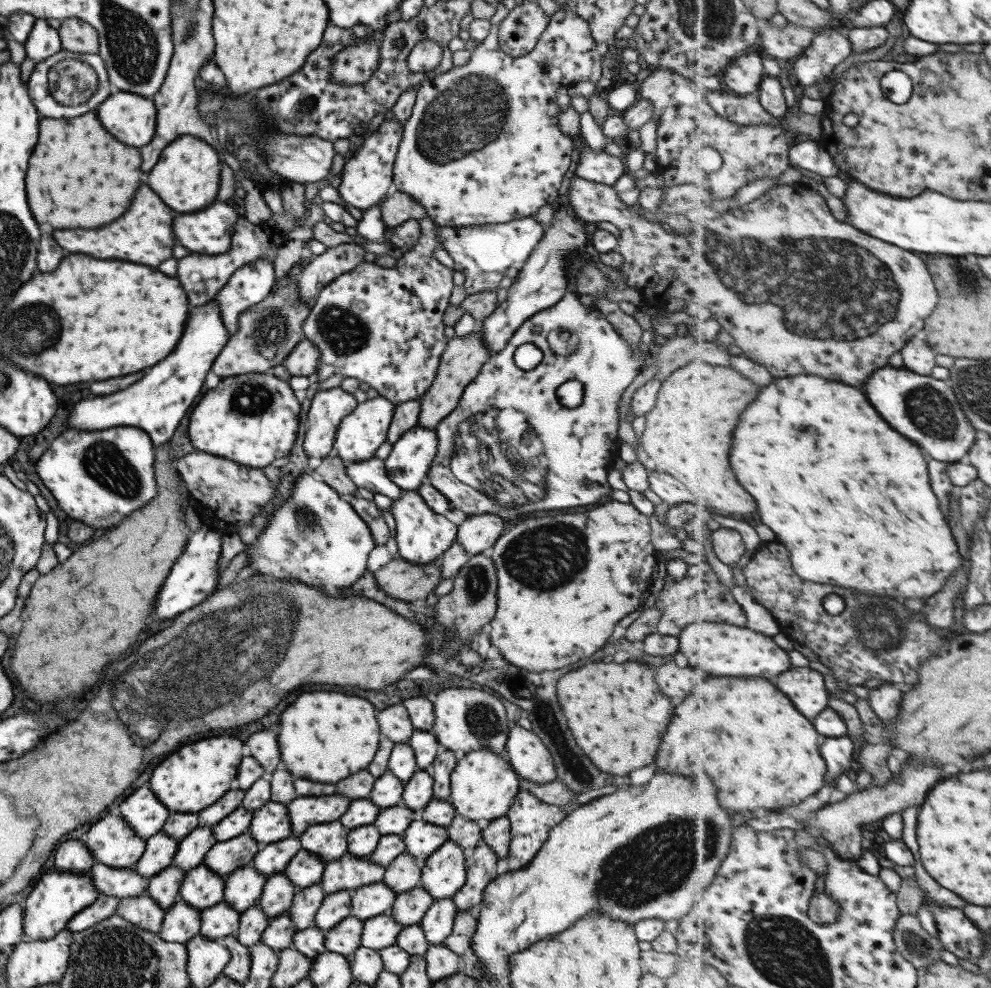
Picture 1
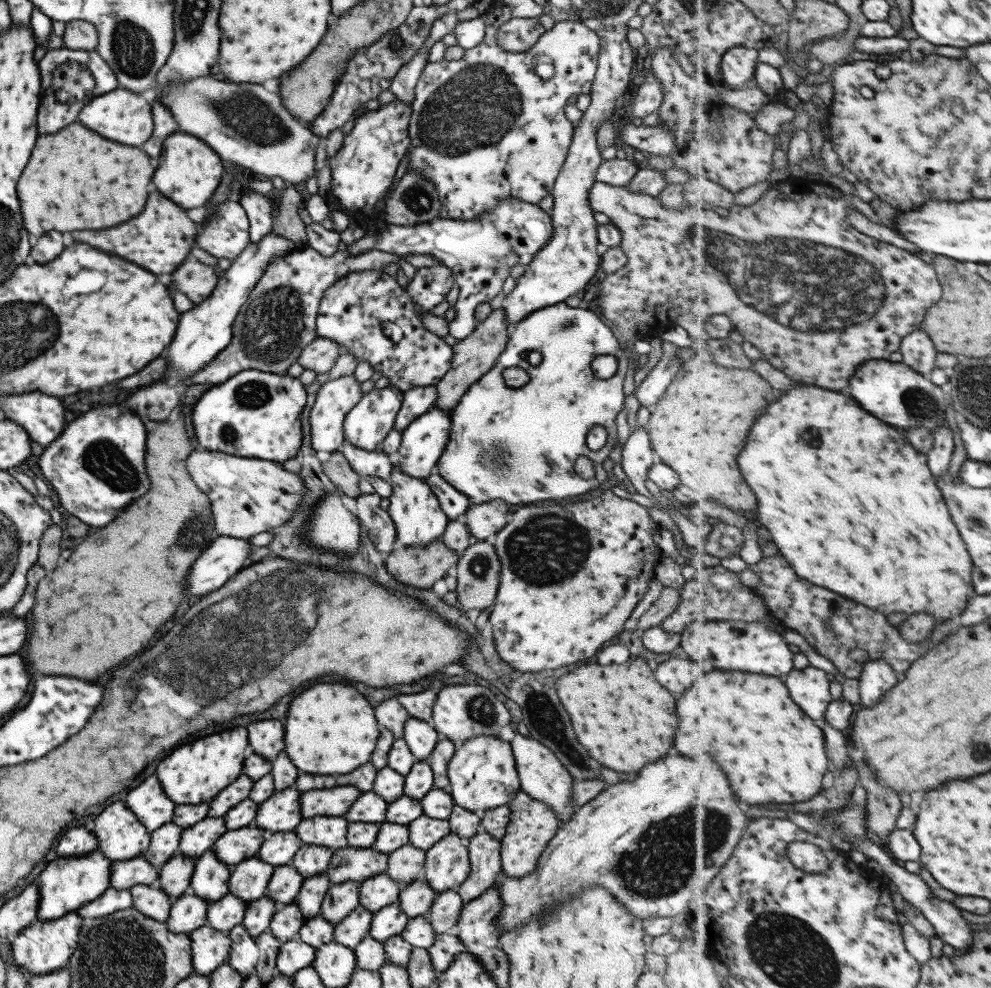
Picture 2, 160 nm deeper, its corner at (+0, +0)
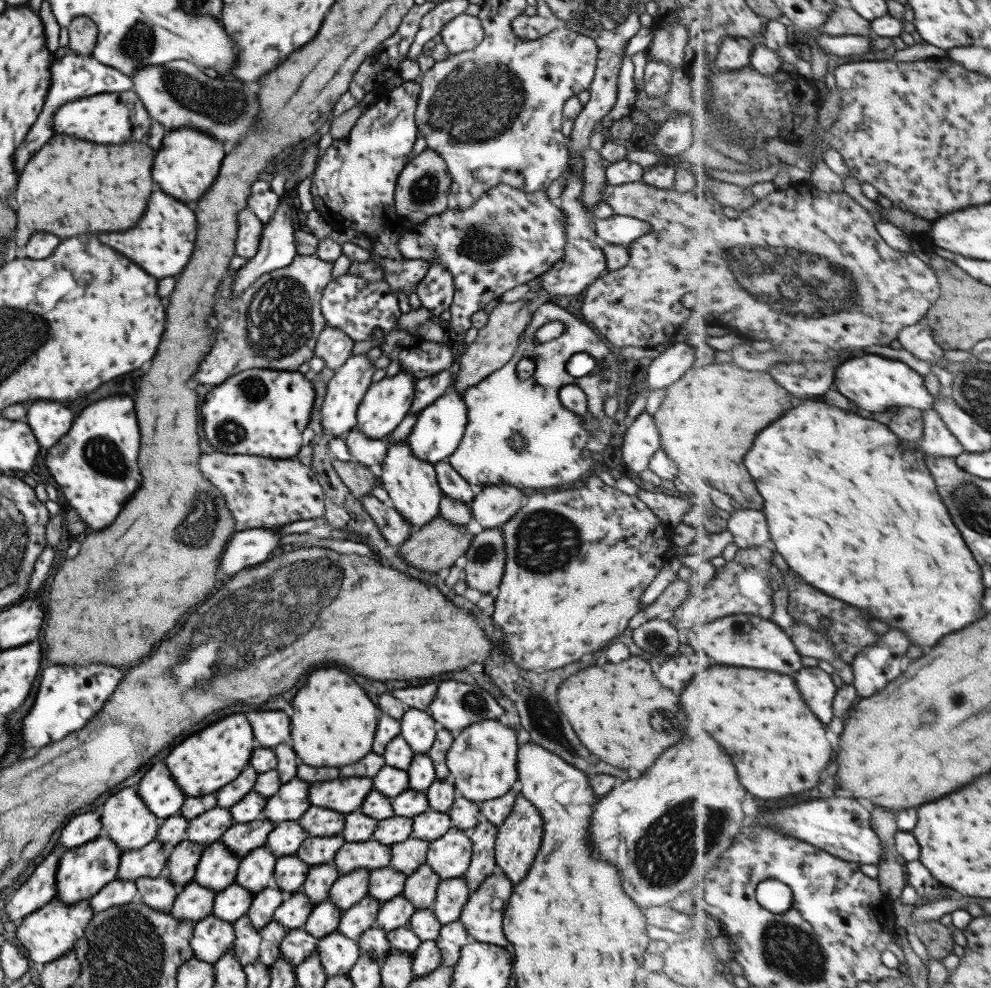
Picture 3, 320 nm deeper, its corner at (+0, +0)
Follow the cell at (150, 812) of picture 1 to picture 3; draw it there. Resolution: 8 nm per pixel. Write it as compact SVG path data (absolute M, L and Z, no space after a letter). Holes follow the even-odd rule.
M163 760L157 761L145 772L136 792L145 808L161 820L176 815L186 798L179 787L175 786Z

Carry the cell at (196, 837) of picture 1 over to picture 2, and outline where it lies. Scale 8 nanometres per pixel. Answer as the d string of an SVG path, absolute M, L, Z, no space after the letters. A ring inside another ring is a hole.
M206 816L197 824L182 830L177 852L195 860L203 852L212 849L215 840L225 832L222 817L209 818Z

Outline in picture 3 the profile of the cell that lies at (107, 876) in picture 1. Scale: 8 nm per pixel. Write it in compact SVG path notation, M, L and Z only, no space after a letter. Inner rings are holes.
M153 839L137 850L122 852L119 858L116 878L135 880L137 877L156 877L166 865L161 844Z

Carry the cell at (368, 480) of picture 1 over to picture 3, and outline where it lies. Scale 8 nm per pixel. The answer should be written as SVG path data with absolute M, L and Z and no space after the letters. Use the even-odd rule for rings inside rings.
M357 428L348 430L346 433L343 436L343 441L347 452L351 455L351 460L368 467L381 464L388 447L386 441L367 438Z

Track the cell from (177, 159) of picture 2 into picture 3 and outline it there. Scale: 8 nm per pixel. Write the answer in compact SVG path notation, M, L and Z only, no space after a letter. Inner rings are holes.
M191 127L170 129L163 135L161 146L153 158L151 178L161 190L165 190L165 194L171 194L181 202L191 202L192 206L212 185L226 147L205 131Z

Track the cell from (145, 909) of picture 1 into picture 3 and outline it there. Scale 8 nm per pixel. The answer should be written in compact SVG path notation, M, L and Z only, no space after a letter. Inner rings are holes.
M137 877L134 880L137 900L156 911L169 912L179 891L167 877Z

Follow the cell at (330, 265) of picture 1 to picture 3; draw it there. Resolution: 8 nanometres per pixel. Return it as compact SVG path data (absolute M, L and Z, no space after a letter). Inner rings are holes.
M498 183L481 193L470 207L451 211L446 208L439 214L427 217L423 223L415 224L411 232L402 234L397 243L401 256L405 256L405 259L425 259L429 264L439 261L451 273L454 291L448 308L451 312L449 336L459 337L465 333L471 328L471 315L481 311L491 300L499 301L505 290L526 284L563 258L566 218L556 201L550 201L544 194L545 191L527 193Z

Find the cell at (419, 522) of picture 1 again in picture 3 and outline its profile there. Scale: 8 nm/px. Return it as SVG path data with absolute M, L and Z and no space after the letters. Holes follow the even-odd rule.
M406 439L401 440L399 444L387 444L387 446L380 464L379 486L387 491L393 508L407 520L411 530L420 529L420 526L426 525L435 517L439 517L438 504L443 494L436 481L434 465L417 458L407 446Z

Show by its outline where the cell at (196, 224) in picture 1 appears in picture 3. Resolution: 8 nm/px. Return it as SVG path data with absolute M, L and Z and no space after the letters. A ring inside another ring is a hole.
M247 207L238 212L235 256L249 259L257 252L262 227L262 222Z

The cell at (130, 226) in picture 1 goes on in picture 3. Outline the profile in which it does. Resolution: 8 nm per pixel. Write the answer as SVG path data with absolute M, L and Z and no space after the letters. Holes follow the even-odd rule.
M157 190L149 196L147 210L143 212L143 218L137 222L135 228L125 232L115 232L115 234L99 234L99 240L109 248L121 252L131 262L139 264L147 274L155 278L165 278L165 276L179 274L187 264L193 252L195 226L195 216L185 204Z

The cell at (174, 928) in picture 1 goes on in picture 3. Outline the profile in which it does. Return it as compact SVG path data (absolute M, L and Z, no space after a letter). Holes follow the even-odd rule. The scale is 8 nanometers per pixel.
M195 881L179 888L169 912L175 920L189 920L197 923L212 913L214 890Z

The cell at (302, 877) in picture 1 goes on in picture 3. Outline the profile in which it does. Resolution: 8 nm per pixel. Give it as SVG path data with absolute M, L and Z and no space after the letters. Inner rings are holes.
M340 835L328 837L308 836L301 842L295 856L301 862L305 862L308 867L317 866L317 864L331 864L344 841L344 838Z

